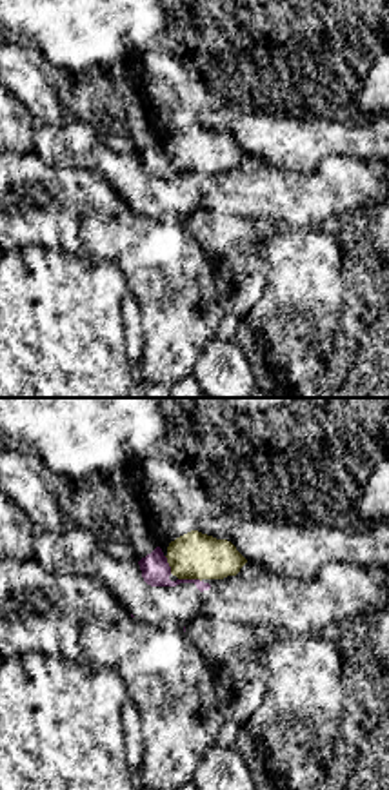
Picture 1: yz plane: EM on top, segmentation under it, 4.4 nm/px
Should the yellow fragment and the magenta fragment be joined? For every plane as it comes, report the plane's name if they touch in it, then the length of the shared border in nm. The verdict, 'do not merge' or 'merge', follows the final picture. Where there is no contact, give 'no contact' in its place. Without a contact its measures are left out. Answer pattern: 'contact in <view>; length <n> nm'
contact in yz; length 110 nm

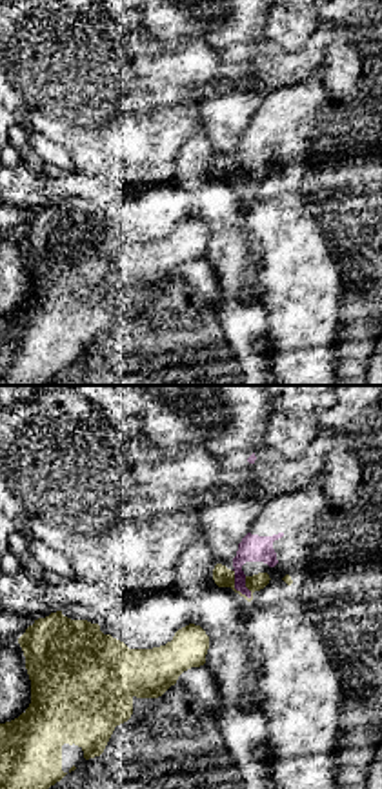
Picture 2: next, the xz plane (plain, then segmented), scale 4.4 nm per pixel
contact in xz; length 150 nm

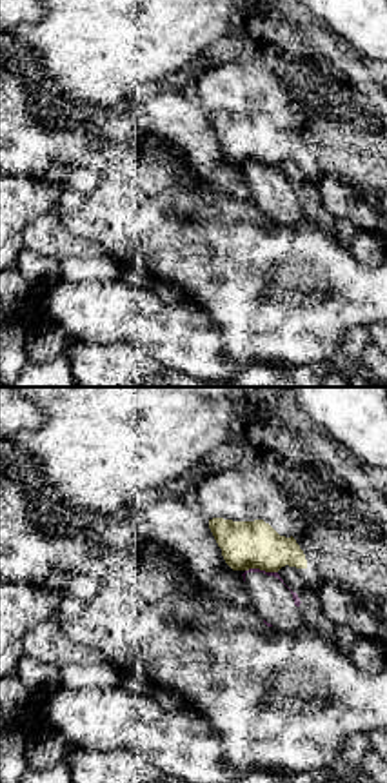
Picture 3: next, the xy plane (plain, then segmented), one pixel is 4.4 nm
contact in xy; length 140 nm

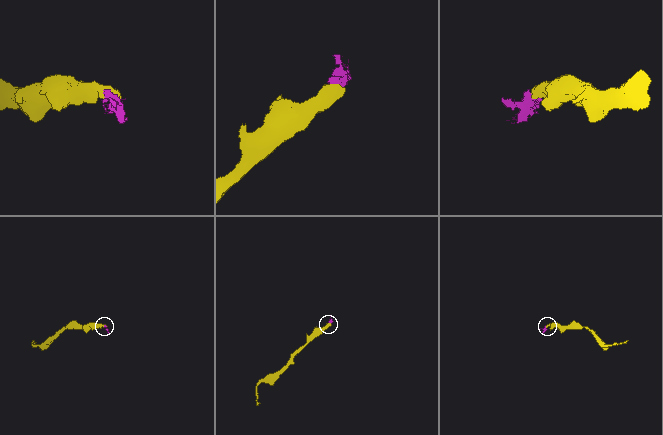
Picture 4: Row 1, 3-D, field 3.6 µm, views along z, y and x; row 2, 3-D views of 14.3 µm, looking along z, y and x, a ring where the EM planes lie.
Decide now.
do not merge

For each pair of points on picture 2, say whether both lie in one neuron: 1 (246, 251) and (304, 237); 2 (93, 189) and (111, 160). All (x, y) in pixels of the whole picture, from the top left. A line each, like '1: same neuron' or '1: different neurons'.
1: different neurons
2: different neurons

